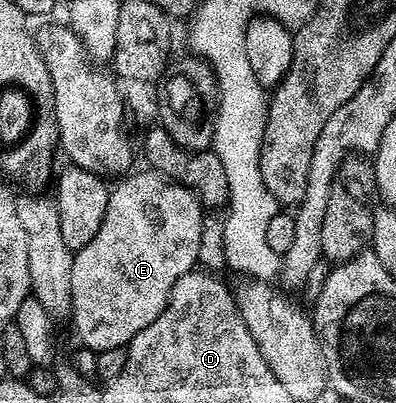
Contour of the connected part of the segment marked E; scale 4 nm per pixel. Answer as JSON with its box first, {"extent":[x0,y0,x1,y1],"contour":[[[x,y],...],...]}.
{"extent":[71,171,203,351],"contour":[[[158,171],[146,172],[132,172],[116,184],[120,184],[116,189],[114,186],[110,190],[105,219],[97,235],[93,235],[93,239],[89,239],[89,243],[74,254],[71,317],[75,321],[75,333],[82,348],[98,351],[122,349],[130,345],[141,330],[149,327],[149,323],[153,323],[153,319],[165,311],[177,279],[196,268],[195,260],[203,245],[203,202],[195,190],[186,189],[178,181],[164,177]]]}

